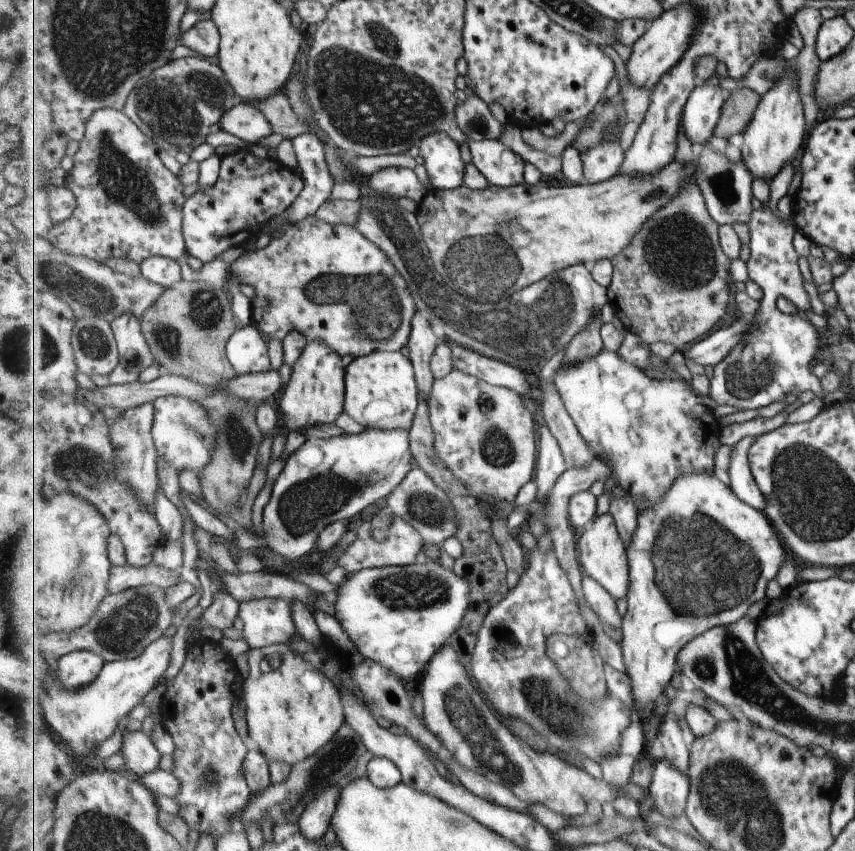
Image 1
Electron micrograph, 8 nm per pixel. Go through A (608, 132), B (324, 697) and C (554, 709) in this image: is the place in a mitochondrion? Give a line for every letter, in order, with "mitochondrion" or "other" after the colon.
A: mitochondrion
B: other
C: mitochondrion

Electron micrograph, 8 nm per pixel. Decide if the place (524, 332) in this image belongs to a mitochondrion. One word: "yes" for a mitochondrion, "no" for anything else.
yes

